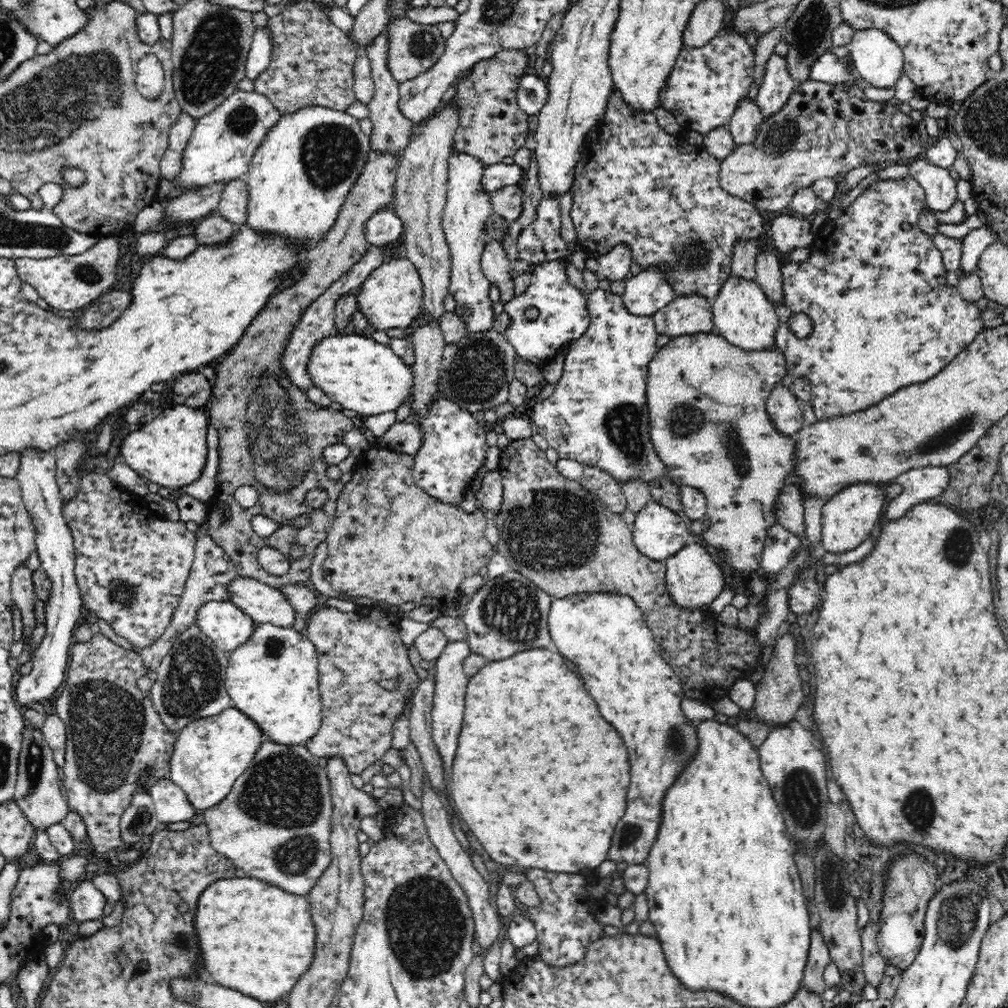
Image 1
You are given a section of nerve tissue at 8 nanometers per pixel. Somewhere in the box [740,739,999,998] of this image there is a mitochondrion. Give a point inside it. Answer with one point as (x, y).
(958, 915)

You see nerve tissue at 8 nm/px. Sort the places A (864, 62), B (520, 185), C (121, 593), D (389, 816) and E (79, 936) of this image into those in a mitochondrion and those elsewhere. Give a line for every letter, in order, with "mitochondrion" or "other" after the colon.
A: other
B: other
C: mitochondrion
D: other
E: other

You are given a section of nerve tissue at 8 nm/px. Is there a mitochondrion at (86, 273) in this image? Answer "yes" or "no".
yes

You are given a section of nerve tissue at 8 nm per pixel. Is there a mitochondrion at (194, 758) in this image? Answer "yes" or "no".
no

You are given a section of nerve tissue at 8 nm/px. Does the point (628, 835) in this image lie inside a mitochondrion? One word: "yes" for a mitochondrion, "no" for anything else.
yes

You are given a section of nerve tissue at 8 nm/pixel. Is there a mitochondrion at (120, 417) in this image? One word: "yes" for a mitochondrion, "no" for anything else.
no

